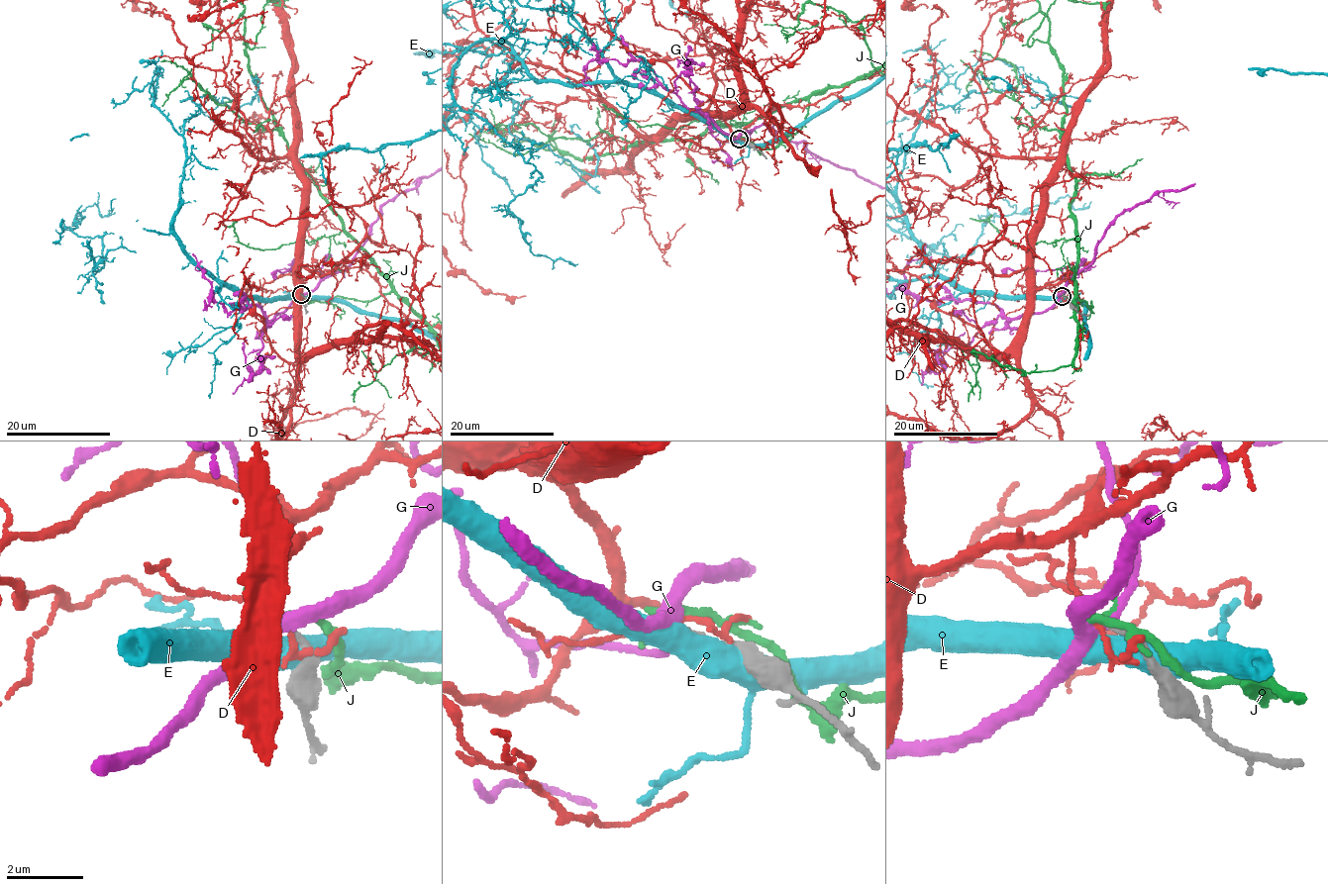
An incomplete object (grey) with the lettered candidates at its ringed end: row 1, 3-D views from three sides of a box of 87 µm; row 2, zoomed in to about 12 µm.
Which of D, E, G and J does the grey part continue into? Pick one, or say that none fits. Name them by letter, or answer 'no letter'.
no letter

